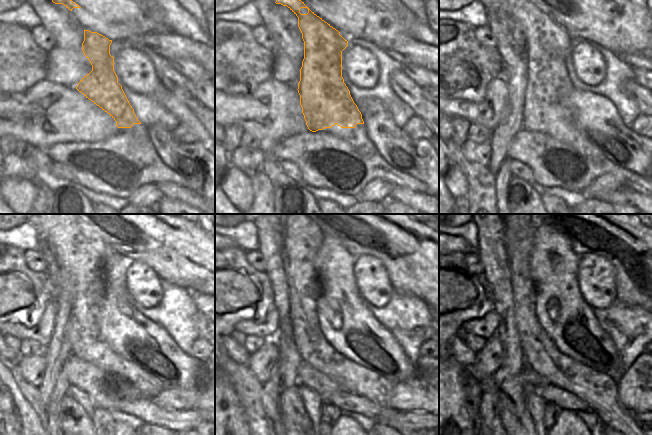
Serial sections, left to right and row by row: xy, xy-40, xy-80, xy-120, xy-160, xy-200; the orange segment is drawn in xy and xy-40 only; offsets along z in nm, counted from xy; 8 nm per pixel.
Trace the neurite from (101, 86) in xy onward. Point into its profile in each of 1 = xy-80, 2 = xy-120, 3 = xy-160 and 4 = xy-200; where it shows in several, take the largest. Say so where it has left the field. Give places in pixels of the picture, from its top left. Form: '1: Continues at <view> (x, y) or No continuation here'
1: Continues at xy-80 (547, 83)
2: Continues at xy-120 (78, 249)
3: Continues at xy-160 (301, 238)
4: Continues at xy-200 (519, 234).

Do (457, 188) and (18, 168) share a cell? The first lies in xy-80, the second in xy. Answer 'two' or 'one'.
two

